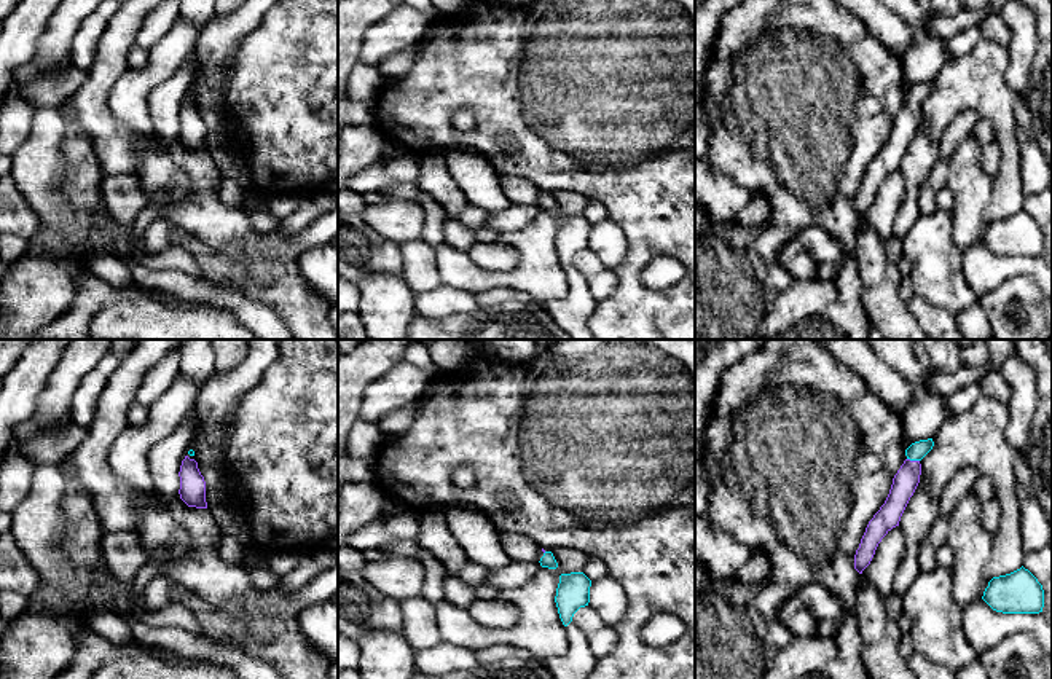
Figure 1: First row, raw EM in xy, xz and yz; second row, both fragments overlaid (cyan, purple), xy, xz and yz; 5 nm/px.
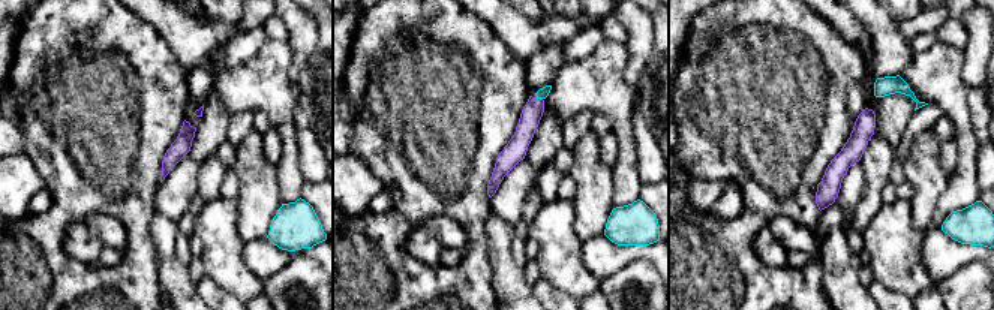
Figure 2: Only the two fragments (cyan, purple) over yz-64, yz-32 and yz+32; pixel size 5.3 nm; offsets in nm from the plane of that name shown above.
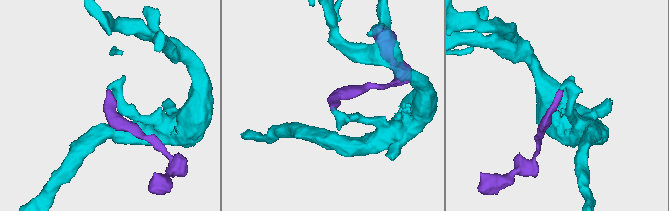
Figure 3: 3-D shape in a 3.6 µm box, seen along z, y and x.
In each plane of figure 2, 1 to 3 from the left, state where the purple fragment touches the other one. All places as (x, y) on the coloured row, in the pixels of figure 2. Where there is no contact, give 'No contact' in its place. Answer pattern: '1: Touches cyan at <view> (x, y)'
1: No contact
2: Touches cyan at yz-32 (540, 98)
3: No contact

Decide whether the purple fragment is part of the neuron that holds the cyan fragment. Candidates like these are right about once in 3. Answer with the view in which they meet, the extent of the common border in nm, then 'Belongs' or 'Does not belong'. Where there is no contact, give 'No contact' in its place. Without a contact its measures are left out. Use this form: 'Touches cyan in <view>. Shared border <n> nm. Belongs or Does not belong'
Touches cyan in yz. Shared border 70 nm. Belongs

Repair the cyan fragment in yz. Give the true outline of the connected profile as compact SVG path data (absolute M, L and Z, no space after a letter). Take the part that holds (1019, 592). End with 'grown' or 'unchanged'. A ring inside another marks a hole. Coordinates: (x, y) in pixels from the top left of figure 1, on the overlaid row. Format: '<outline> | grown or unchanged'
M1023 566L1011 574L993 577L982 599L1003 614L1039 614L1044 607L1044 590Z | unchanged

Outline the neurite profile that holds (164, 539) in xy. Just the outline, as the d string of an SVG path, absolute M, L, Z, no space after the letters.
M191 410L182 424L148 451L148 467L158 499L142 508L139 534L145 550L155 561L179 563L190 555L190 536L172 516L171 504L180 489L180 465L198 434L198 414Z

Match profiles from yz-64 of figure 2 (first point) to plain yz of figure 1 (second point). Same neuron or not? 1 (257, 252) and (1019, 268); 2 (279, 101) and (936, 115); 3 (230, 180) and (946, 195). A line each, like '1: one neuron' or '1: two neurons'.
1: one neuron
2: one neuron
3: one neuron

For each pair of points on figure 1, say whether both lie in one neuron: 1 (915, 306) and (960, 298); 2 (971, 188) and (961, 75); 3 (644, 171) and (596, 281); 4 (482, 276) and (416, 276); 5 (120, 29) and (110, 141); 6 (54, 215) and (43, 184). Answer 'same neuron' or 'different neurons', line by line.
1: different neurons
2: different neurons
3: different neurons
4: different neurons
5: same neuron
6: same neuron

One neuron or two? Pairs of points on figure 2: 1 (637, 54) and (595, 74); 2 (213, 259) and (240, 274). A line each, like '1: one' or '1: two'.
1: two
2: one

